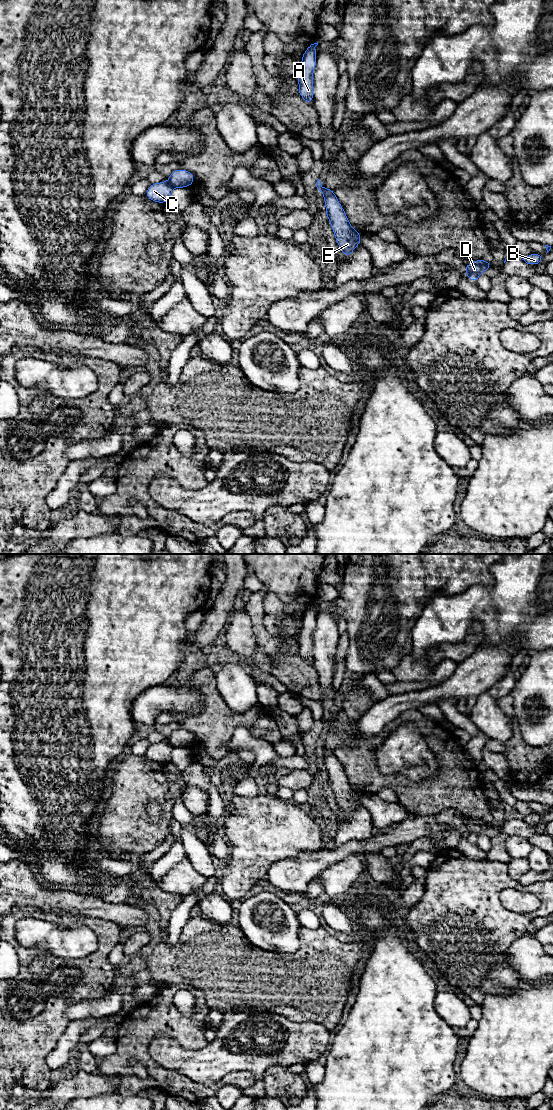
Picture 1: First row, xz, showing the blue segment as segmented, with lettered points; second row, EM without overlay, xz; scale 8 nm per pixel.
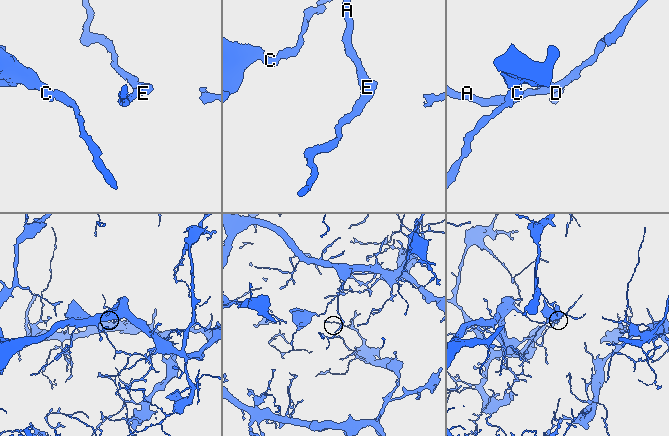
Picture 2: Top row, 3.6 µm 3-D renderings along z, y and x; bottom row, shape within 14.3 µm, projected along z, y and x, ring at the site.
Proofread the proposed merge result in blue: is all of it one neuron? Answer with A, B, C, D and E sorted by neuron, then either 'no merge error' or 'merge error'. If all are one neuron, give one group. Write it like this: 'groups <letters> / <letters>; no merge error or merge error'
groups A B D E / C; merge error

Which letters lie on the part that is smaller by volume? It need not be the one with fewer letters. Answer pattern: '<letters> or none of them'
C

